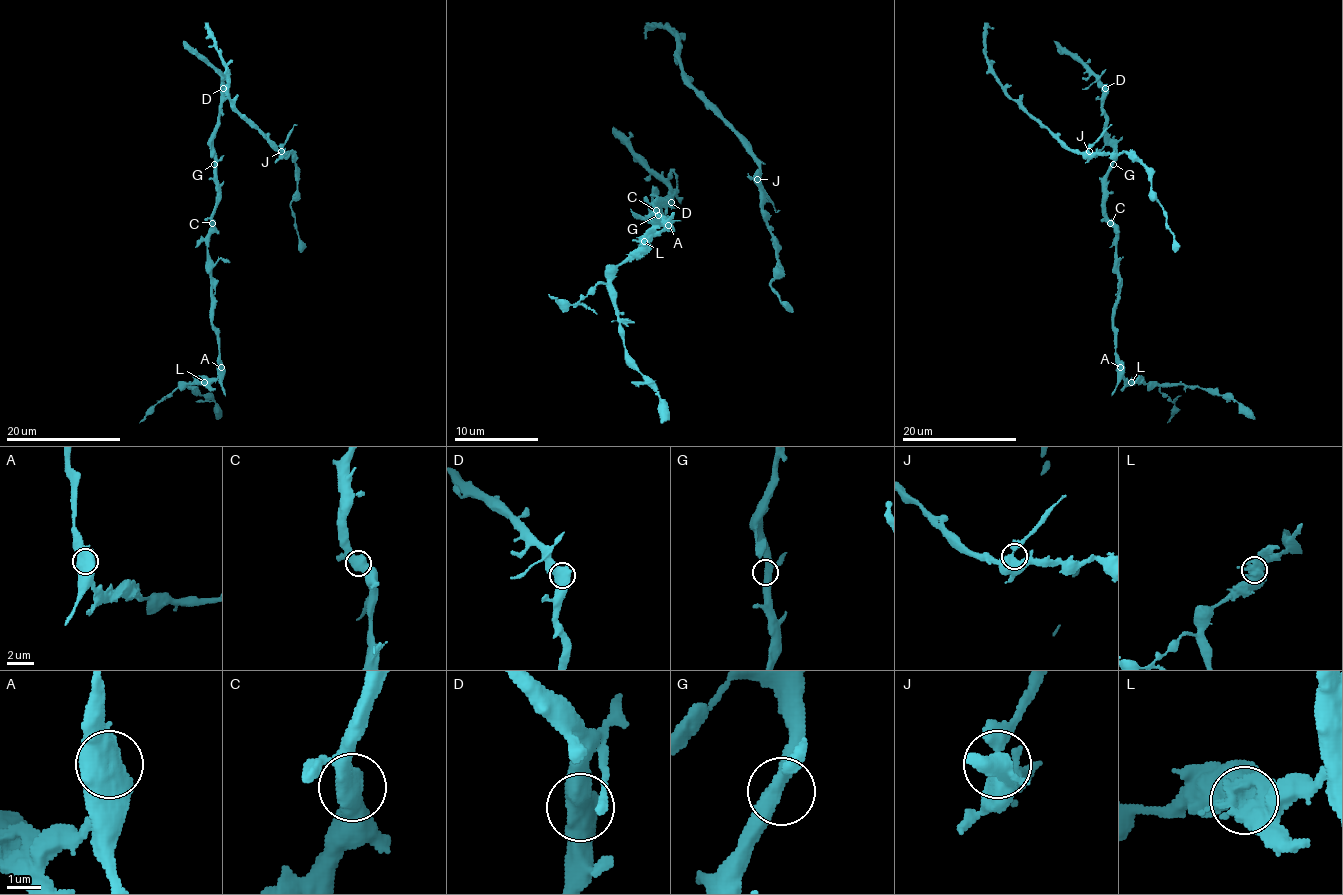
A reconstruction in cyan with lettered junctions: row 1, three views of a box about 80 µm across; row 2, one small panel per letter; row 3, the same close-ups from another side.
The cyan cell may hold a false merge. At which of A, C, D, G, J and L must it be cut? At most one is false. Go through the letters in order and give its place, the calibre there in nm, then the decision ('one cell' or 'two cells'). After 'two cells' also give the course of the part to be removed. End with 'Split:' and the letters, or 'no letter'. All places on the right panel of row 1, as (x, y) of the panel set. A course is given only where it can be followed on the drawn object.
A: place (1120, 367); calibre 600 nm; one cell
C: place (1110, 223); calibre 650 nm; one cell
D: place (1105, 88); calibre 650 nm; one cell
G: place (1113, 164); calibre 380 nm; one cell
J: place (1089, 151); calibre 440 nm; one cell
L: place (1131, 382); calibre 600 nm; one cell
Split: no letter

